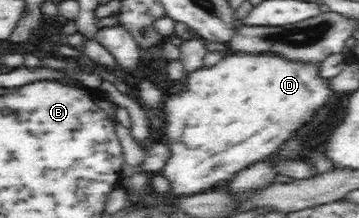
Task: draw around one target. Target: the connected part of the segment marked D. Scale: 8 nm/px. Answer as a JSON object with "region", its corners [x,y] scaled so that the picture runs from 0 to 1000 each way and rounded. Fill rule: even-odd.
{"region":[[[713,234],[713,239],[638,239],[630,261],[613,275],[613,289],[591,317],[568,317],[568,326],[540,326],[529,335],[529,362],[524,362],[524,408],[518,427],[496,427],[496,436],[474,436],[462,463],[457,463],[457,518],[460,546],[468,546],[468,573],[460,573],[454,601],[454,628],[462,638],[465,670],[476,683],[474,720],[448,775],[448,803],[471,830],[476,849],[476,885],[496,899],[526,899],[557,881],[593,867],[607,835],[635,830],[641,817],[652,817],[657,798],[669,794],[682,766],[699,761],[705,748],[721,743],[735,725],[755,720],[758,706],[774,706],[786,674],[797,670],[813,633],[830,615],[841,615],[841,601],[875,560],[889,537],[889,509],[911,491],[919,463],[944,450],[930,404],[925,404],[925,372],[919,362],[903,362],[891,353],[891,289],[897,280],[883,275],[880,289],[869,289],[866,275],[825,275],[797,271],[777,239],[763,234]]]}

